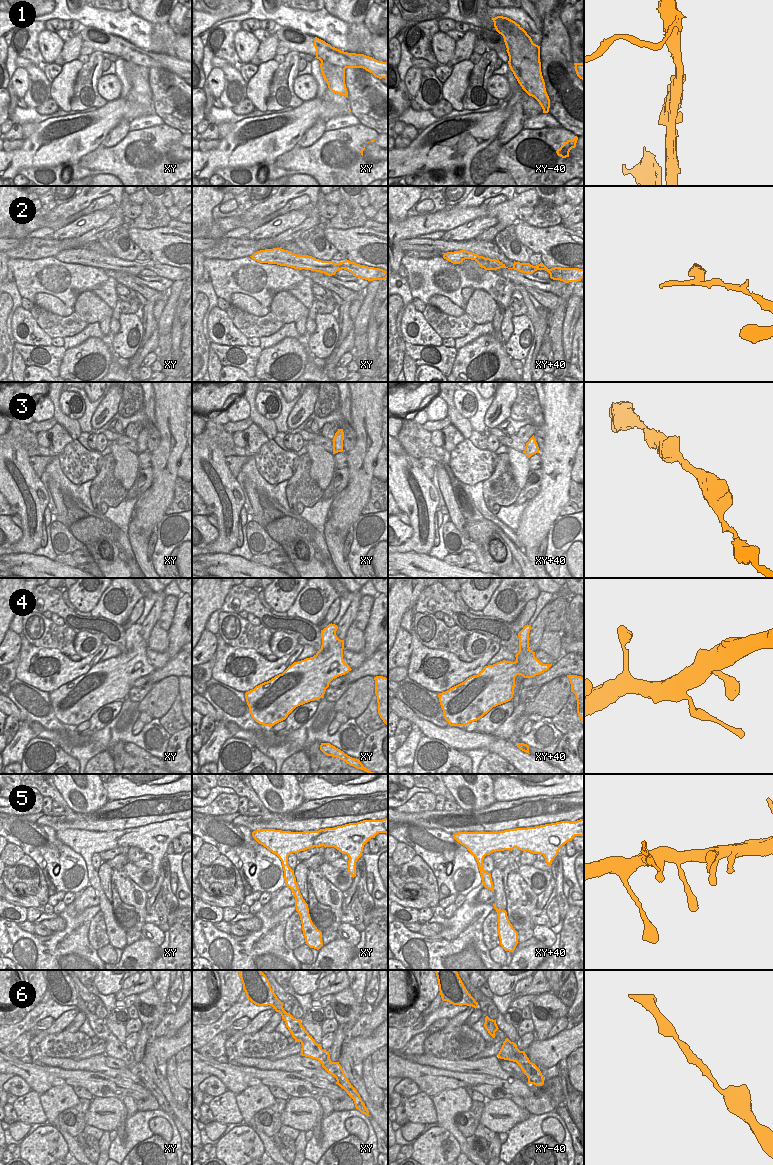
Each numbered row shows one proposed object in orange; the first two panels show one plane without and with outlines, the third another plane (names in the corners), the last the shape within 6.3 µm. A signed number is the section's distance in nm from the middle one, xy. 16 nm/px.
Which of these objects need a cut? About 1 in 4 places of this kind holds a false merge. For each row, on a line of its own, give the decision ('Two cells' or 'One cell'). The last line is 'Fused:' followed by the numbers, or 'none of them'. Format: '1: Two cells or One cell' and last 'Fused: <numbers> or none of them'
1: Two cells
2: One cell
3: One cell
4: One cell
5: One cell
6: One cell
Fused: 1.

